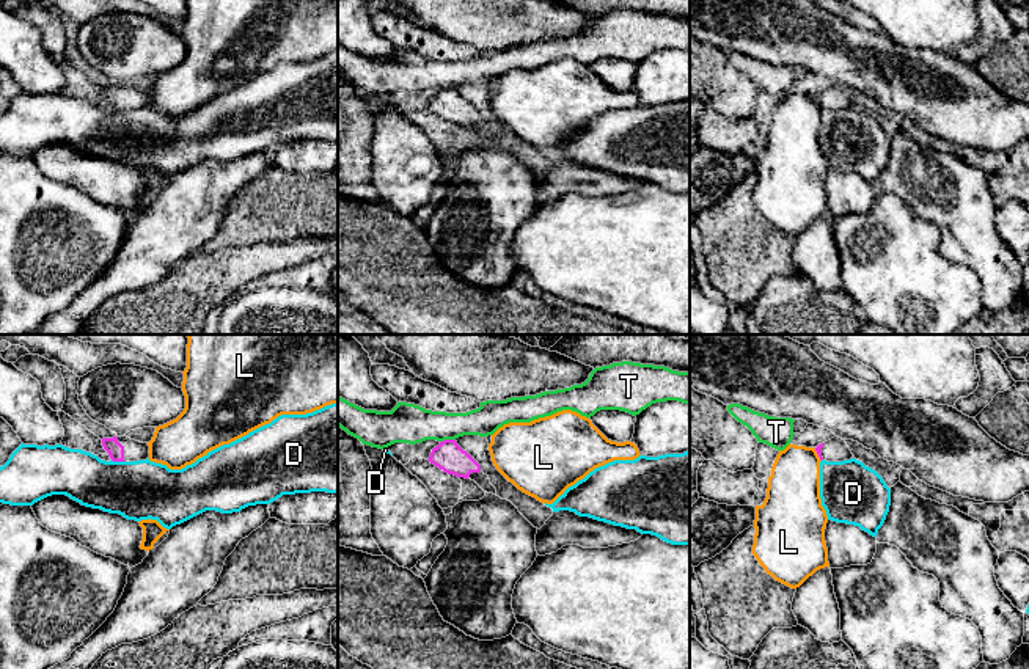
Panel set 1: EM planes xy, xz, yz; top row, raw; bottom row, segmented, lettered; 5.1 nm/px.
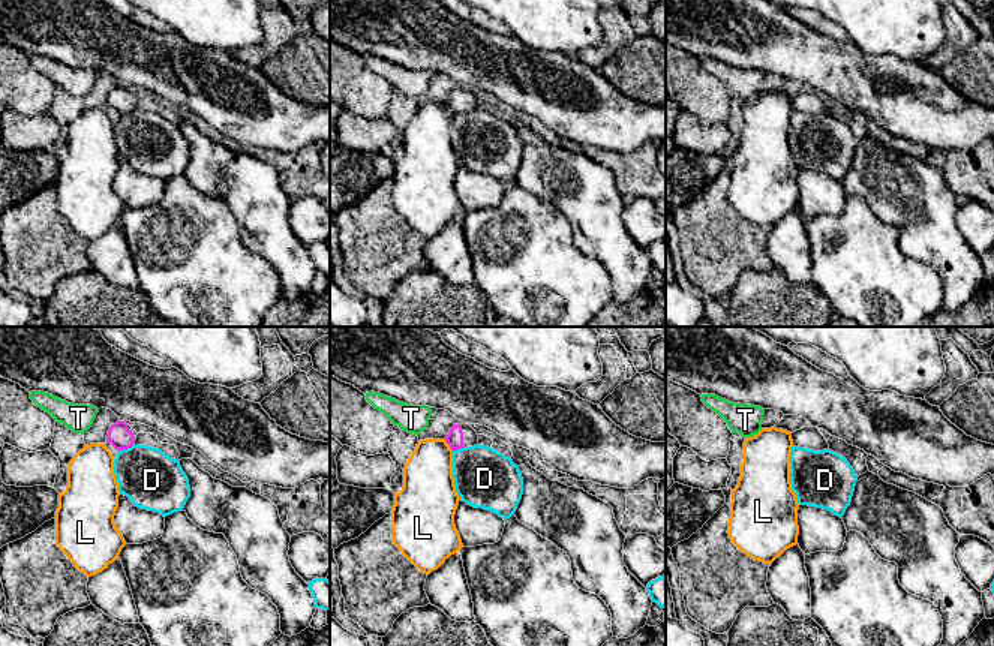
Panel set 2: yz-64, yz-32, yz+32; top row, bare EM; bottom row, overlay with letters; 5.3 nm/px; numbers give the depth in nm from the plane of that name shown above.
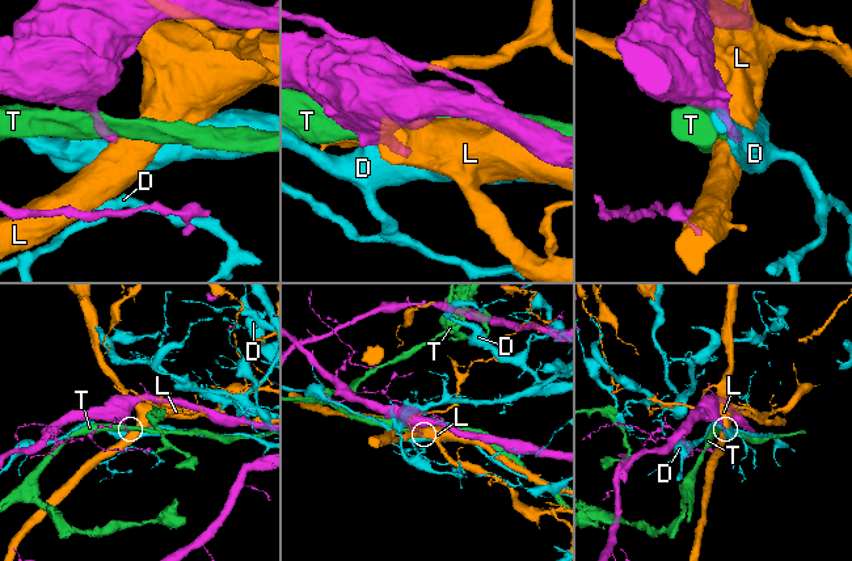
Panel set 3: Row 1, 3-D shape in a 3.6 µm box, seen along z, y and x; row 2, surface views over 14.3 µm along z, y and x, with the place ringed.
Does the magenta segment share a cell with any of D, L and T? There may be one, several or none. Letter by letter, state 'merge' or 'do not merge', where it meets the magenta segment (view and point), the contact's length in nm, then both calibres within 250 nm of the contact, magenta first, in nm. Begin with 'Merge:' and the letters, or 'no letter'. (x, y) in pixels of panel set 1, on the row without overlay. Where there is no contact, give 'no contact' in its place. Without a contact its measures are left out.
Merge: no letter
D: do not merge; contact xy (118, 109); length 70 nm; calibres 90 and 300 nm
L: do not merge; contact yz (817, 101); length 80 nm; calibres 30 and 280 nm
T: do not merge; contact xz (446, 88); length 80 nm; calibres 160 and 200 nm

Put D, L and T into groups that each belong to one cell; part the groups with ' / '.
D / L / T

